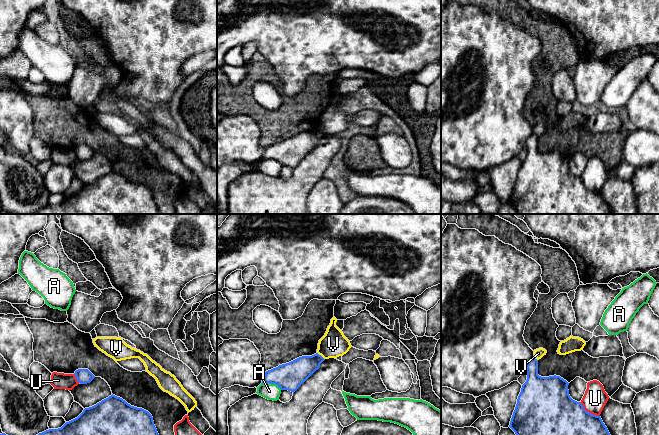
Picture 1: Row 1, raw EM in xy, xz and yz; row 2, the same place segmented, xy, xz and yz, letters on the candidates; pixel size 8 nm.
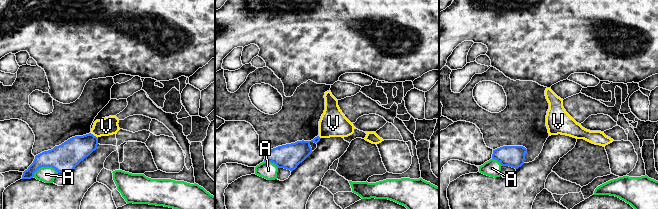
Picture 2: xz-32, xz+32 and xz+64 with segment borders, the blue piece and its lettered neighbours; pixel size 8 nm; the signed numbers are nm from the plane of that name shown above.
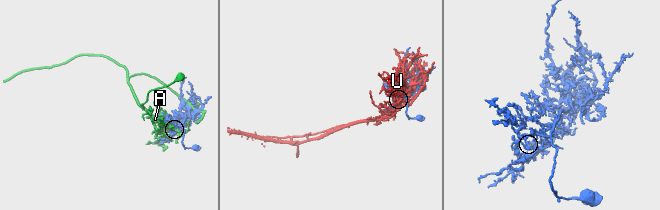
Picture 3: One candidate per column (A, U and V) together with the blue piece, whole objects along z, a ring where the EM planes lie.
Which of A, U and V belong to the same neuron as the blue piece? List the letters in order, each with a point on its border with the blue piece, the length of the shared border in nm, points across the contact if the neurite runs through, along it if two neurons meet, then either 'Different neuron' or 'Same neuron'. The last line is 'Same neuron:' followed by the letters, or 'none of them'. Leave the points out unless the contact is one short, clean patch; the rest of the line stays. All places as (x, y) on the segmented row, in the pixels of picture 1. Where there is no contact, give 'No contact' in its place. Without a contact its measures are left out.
A: Touches blue at xz (271, 383). Shared border 180 nm. Different neuron
U: Touches blue at yz (588, 412). Shared border 200 nm. Different neuron
V: Touches blue at xz (321, 356). Shared border 90 nm. Boundary: xz (317, 352), (324, 359). Different neuron
Same neuron: none of them

